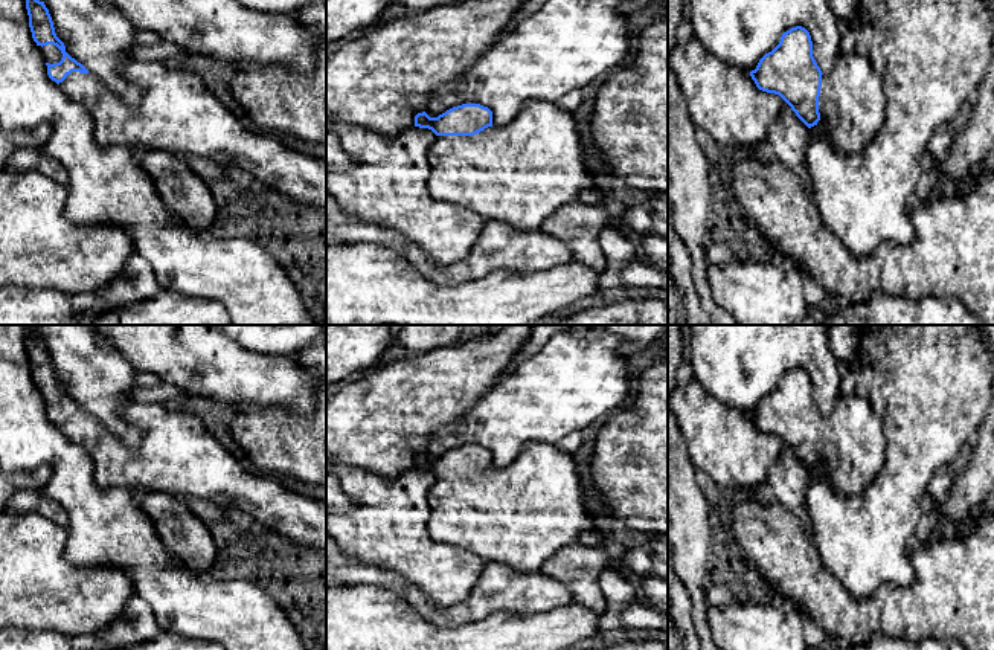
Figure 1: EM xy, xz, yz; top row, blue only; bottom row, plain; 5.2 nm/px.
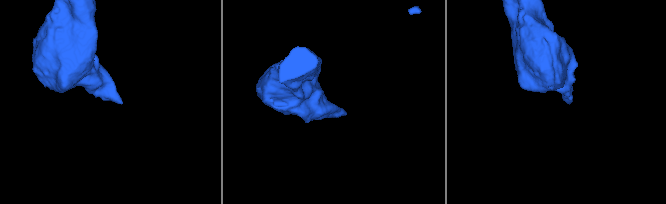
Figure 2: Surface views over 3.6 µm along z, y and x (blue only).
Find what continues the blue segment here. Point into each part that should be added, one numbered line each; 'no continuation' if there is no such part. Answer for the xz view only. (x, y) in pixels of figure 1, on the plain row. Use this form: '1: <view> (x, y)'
1: xz (519, 516)

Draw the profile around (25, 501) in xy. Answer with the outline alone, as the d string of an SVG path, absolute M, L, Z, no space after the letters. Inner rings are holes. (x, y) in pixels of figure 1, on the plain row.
M20 490L12 494L6 505L9 513L37 513L58 526L67 529L69 513L58 502L46 497L41 490Z

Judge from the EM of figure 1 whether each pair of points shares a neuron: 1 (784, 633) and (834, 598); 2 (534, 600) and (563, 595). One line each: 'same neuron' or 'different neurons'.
1: different neurons
2: same neuron

